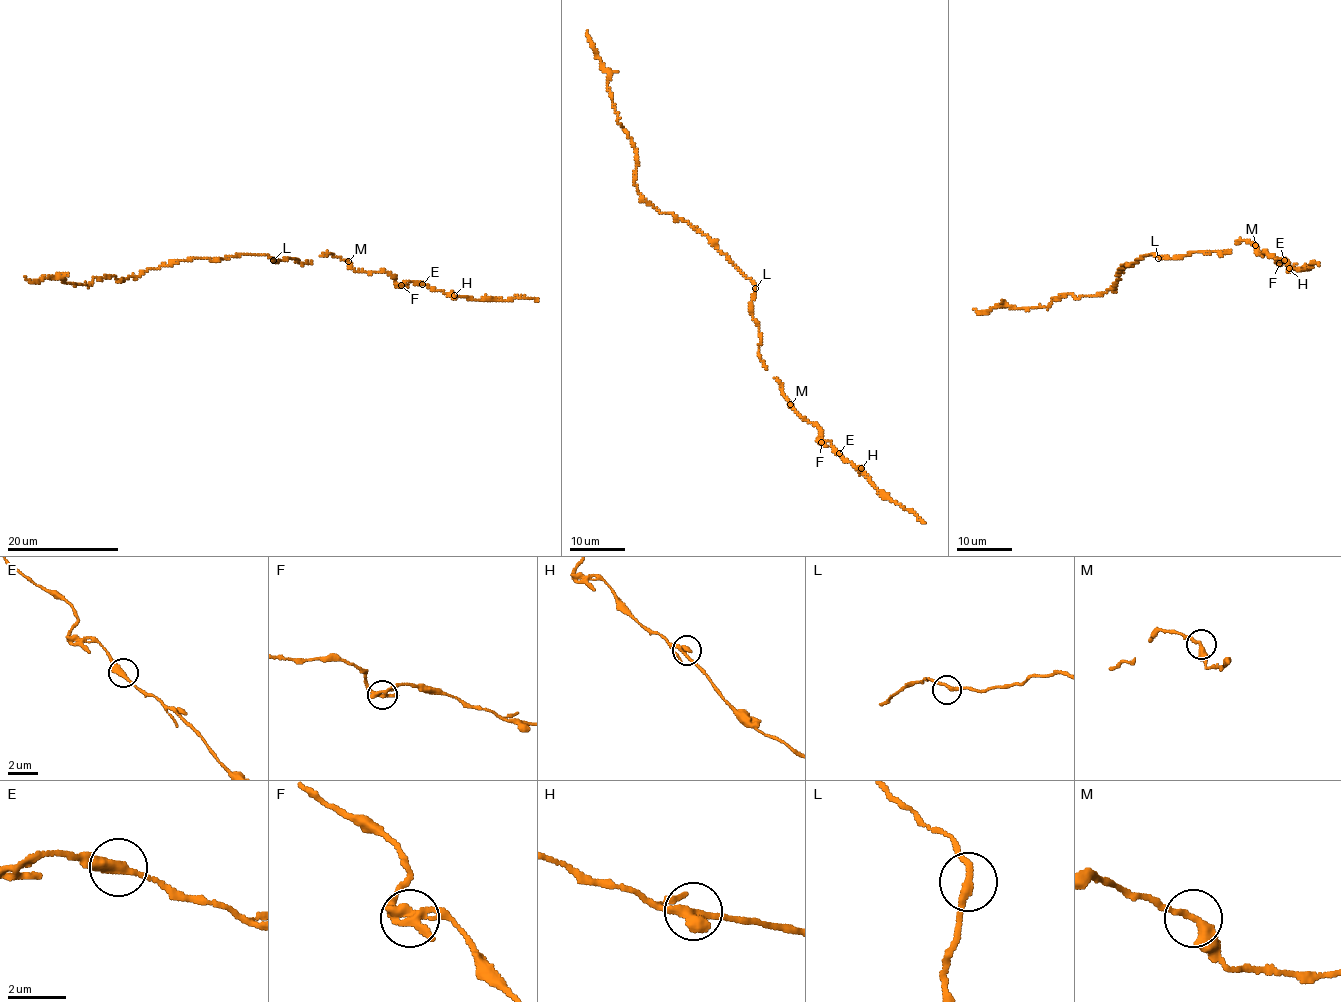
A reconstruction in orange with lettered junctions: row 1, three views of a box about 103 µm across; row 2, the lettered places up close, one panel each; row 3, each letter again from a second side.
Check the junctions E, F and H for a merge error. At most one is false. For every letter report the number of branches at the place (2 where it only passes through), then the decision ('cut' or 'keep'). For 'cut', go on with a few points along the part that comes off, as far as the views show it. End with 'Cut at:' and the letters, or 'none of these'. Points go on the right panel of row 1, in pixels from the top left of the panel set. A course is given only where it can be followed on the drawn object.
E: 2 | keep
F: 2 | keep
H: 2 | keep
Cut at: none of these

